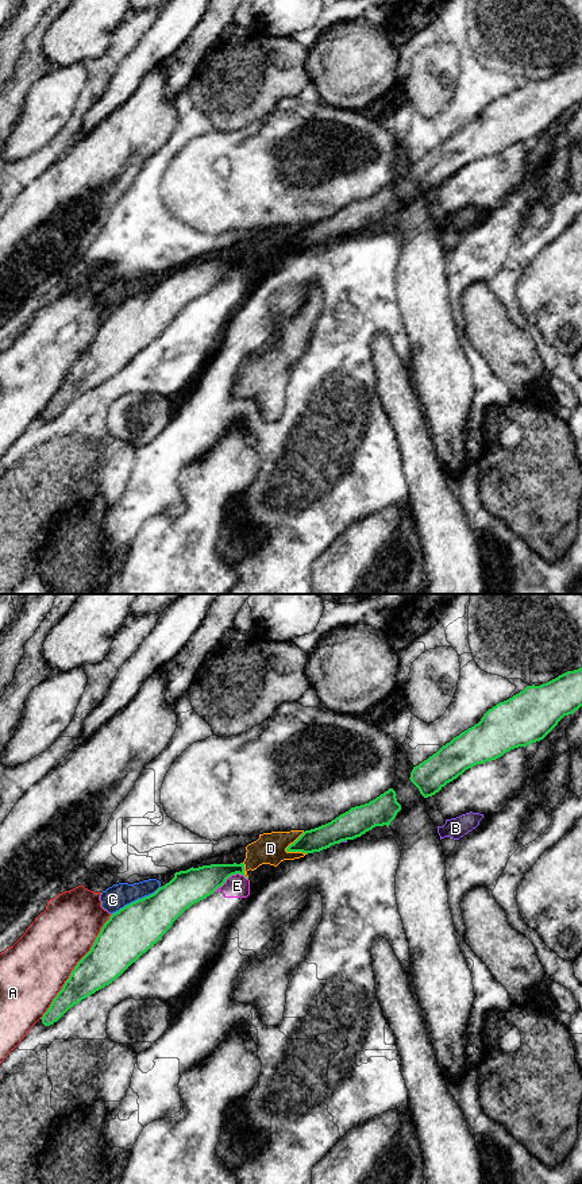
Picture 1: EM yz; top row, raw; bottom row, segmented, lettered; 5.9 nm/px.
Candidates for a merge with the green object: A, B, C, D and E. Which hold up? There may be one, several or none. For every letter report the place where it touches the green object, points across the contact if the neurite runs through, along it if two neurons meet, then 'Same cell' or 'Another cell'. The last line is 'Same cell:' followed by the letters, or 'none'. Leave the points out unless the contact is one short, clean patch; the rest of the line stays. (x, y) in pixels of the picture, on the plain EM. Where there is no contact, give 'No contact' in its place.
A: Touches green at yz (74, 362). Another cell
B: Touches green at yz (342, 235). Another cell
C: Touches green at yz (135, 296). Another cell
D: Touches green at yz (295, 236). Another cell
E: Touches green at yz (230, 270). Another cell
Same cell: none

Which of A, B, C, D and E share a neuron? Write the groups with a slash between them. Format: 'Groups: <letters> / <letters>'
Groups: A / B C D E

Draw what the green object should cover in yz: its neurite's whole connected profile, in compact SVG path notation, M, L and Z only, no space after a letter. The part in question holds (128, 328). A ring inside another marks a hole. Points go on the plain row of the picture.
M211 259L174 269L174 273L154 289L138 294L113 308L101 323L90 346L77 358L62 385L43 409L42 419L50 421L70 402L112 378L132 358L146 348L170 324L173 317L192 300L213 289L232 270L244 271L244 259Z

